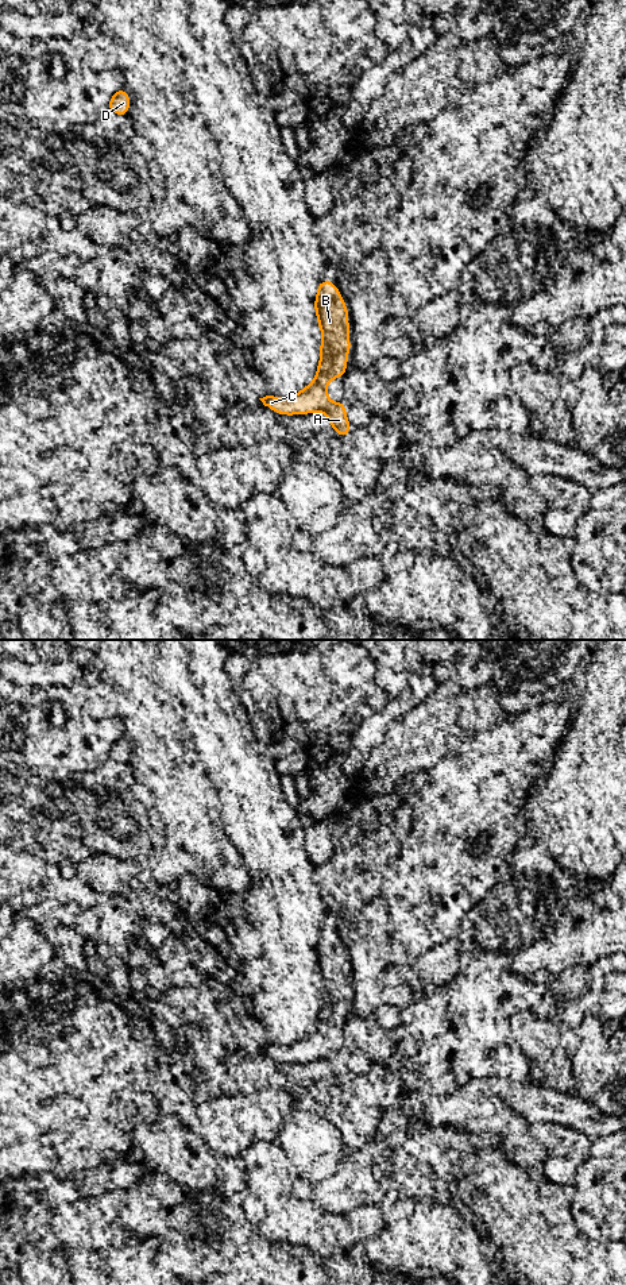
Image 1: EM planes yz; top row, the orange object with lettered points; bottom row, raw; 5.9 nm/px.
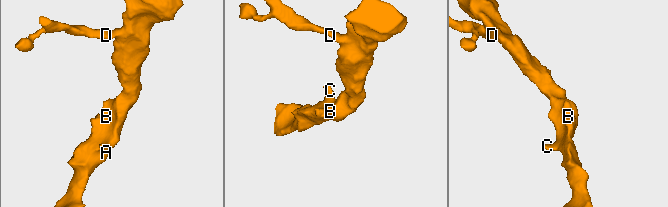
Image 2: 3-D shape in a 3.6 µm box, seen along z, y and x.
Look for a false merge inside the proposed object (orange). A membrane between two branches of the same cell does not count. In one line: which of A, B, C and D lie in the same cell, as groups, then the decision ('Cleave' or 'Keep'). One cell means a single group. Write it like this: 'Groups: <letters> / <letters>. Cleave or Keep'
Groups: A B C D. Keep

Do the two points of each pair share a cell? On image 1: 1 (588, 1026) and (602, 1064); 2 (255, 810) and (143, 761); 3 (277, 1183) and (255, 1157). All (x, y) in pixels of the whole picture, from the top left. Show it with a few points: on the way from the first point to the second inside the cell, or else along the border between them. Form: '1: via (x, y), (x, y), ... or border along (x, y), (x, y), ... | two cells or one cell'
1: via (591, 1035), (592, 1054) | one cell
2: border along (200, 764), (217, 797), (217, 817), (221, 824) | two cells
3: via (270, 1176), (262, 1164) | one cell

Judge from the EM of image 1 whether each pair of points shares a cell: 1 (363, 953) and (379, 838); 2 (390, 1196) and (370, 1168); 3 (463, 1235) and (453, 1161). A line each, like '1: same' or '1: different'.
1: same
2: different
3: different

